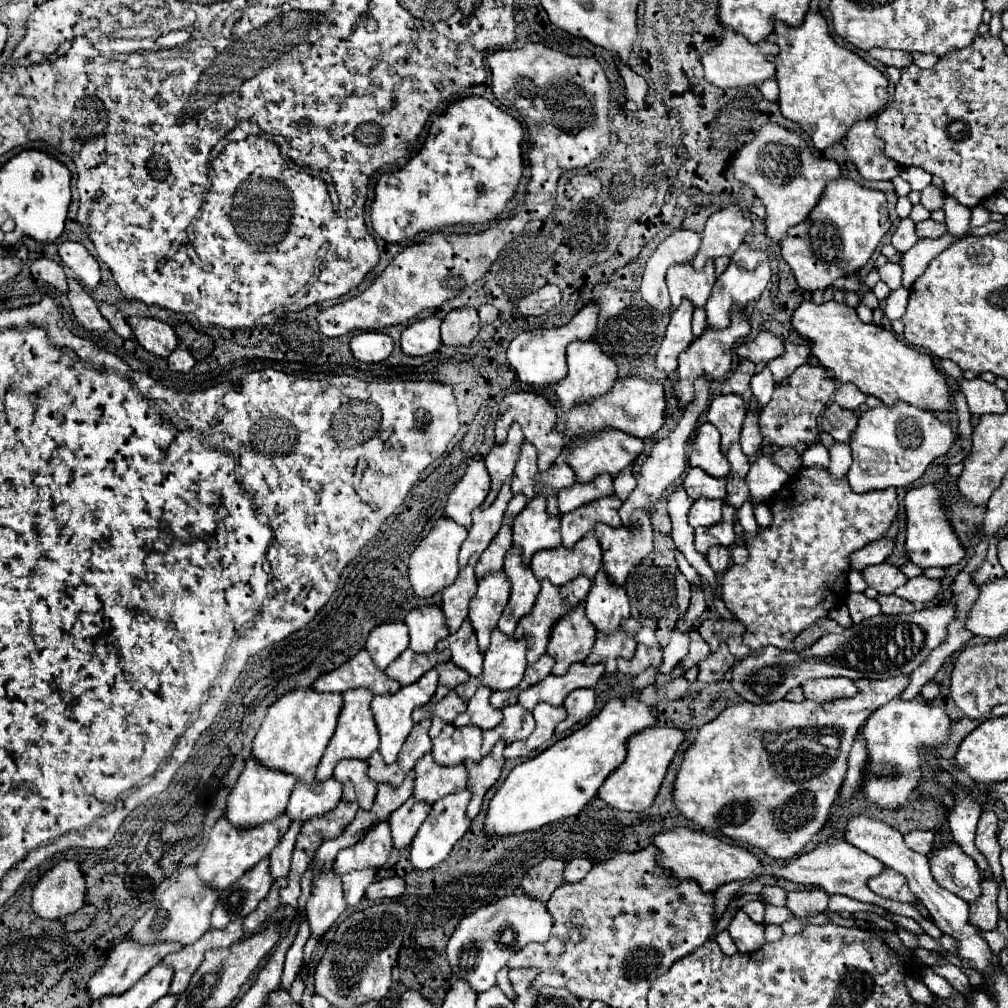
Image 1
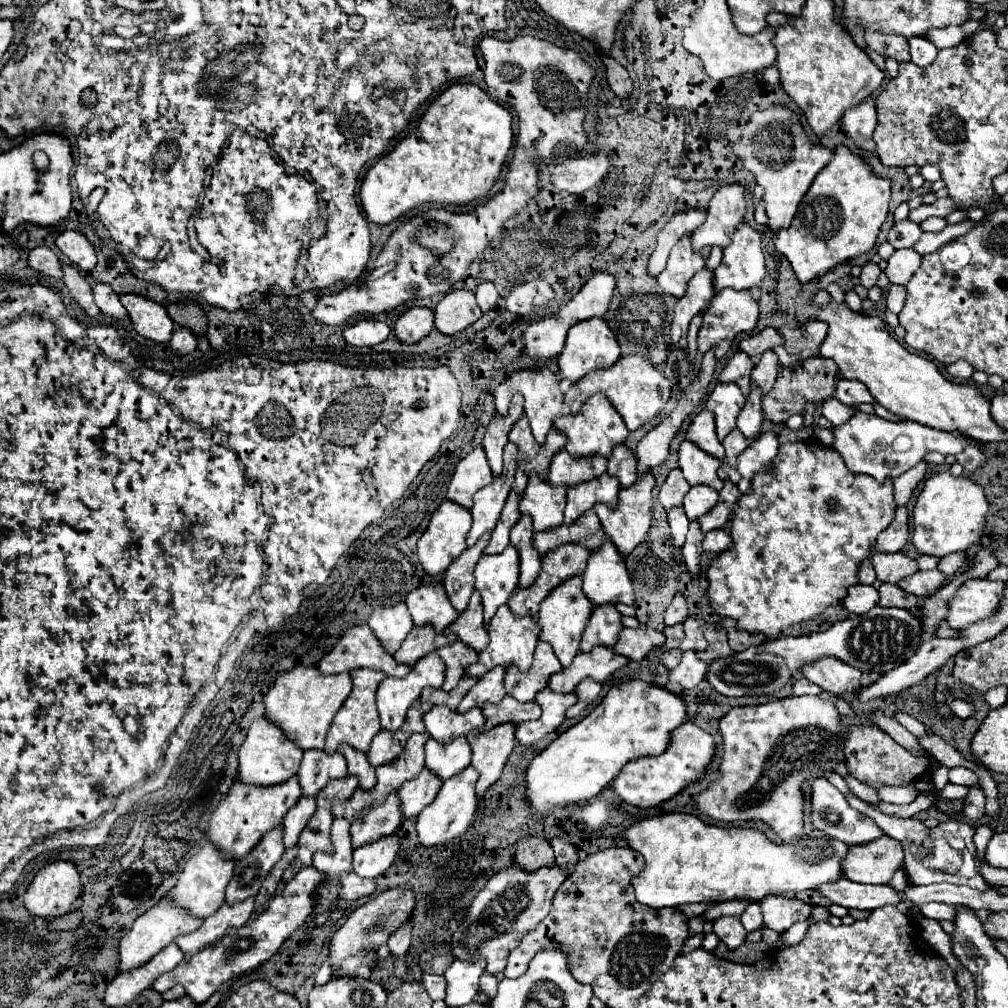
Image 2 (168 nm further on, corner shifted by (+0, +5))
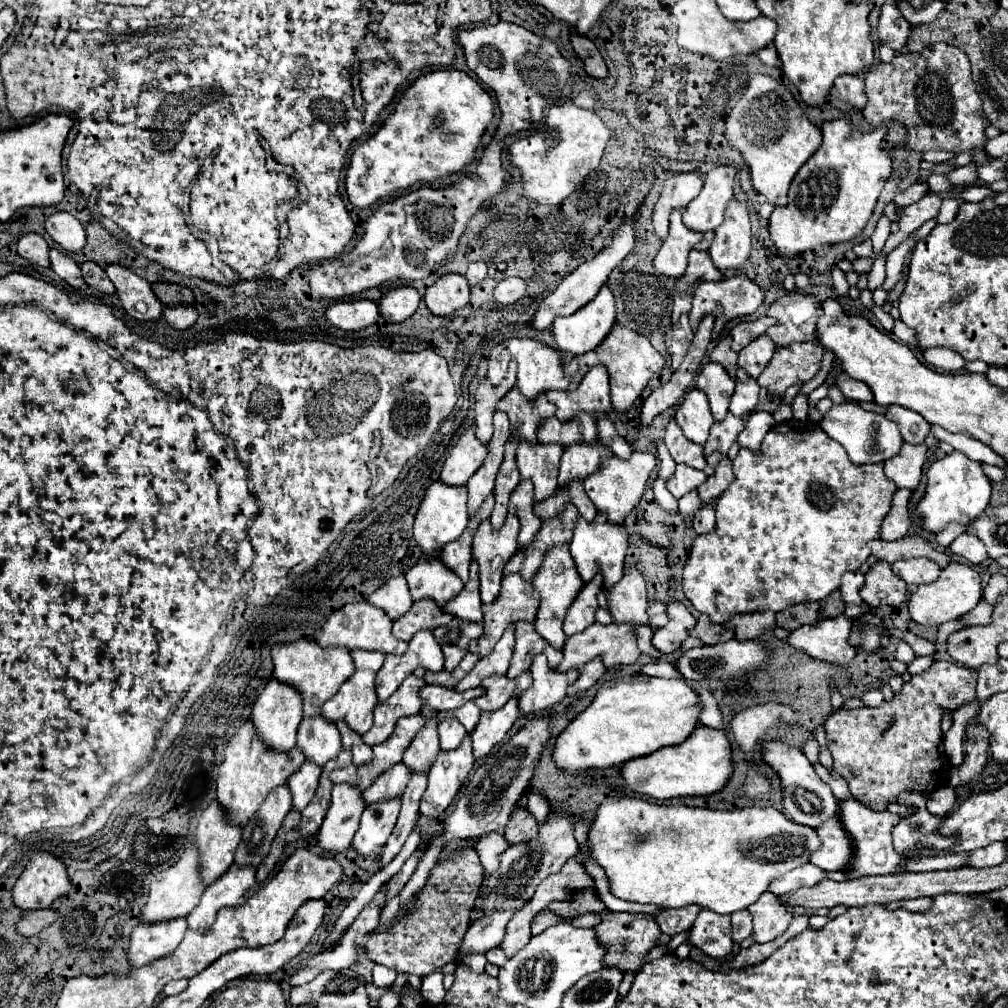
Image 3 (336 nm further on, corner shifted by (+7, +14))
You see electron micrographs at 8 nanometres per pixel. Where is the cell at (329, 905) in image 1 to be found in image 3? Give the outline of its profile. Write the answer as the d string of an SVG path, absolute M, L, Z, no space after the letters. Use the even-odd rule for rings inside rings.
M336 784L332 788L330 808L316 834L316 842L324 852L346 852L354 832L358 830L360 814L366 804L356 788L348 784Z

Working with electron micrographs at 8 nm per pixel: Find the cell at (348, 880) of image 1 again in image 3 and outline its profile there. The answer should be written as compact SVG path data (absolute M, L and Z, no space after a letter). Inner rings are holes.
M400 798L384 800L382 804L374 804L374 808L364 810L360 828L352 840L352 848L356 850L358 856L366 858L386 846L386 840L396 826L398 812L400 812Z

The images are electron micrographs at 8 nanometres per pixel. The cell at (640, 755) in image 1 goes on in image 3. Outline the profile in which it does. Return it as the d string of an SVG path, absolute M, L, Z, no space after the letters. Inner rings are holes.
M696 726L694 732L678 746L666 746L654 754L628 760L620 766L622 780L626 788L640 796L650 796L656 800L668 800L676 796L706 796L724 788L730 766L730 744L722 730L710 726Z

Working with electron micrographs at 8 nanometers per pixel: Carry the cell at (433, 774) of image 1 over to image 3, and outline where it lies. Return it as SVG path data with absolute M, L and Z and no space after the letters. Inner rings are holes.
M448 718L438 724L438 736L440 736L442 750L456 750L460 742L466 738L466 734L468 734L466 728L454 718Z

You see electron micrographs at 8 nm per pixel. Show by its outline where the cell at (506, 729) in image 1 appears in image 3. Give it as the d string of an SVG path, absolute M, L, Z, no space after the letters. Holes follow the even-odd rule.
M524 672L518 680L506 680L506 676L490 676L482 680L482 688L486 690L484 696L474 700L474 704L484 712L500 710L510 698L520 698L524 690L532 686L530 672Z

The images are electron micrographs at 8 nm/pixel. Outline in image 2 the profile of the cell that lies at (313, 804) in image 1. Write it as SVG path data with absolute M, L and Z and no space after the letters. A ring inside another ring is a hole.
M311 749L303 753L301 769L297 773L303 795L315 797L331 779L345 777L347 773L347 763L341 753L325 753L323 749Z

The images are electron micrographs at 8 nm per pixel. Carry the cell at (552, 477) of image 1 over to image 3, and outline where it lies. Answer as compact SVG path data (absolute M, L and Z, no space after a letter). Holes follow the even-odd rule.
M512 388L506 398L498 402L498 410L504 410L508 414L510 428L530 444L538 442L536 432L540 424L556 414L554 404L550 404L544 394L534 404L530 404L530 400L526 400L526 396L518 392L518 388Z

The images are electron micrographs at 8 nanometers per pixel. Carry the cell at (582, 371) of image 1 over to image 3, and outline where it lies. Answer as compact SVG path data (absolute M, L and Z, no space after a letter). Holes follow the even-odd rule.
M602 286L602 292L598 292L598 296L590 304L586 304L586 308L580 308L578 312L574 312L574 316L556 320L552 334L556 340L558 352L562 356L578 356L578 354L586 354L586 352L598 348L604 342L604 338L610 334L610 330L614 326L614 316L616 316L614 296L608 290L608 286Z

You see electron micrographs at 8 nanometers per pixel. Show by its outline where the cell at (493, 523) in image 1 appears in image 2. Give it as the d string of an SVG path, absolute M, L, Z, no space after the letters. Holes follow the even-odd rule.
M511 441L505 445L505 453L503 453L503 473L499 477L495 477L485 489L479 489L475 493L475 505L471 509L473 513L473 527L469 531L467 537L467 545L475 545L477 539L495 527L495 523L499 521L501 509L505 505L505 499L511 491L513 485L513 477L515 477L515 469L517 469L517 445L513 445Z

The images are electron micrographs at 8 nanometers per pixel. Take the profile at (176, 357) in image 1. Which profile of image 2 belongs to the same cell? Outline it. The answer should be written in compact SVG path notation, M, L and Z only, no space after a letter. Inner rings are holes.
M177 327L173 331L173 337L171 337L171 347L175 353L181 353L181 355L187 355L187 353L193 353L195 347L197 347L197 337L193 337L193 331L191 329L185 329L185 327Z

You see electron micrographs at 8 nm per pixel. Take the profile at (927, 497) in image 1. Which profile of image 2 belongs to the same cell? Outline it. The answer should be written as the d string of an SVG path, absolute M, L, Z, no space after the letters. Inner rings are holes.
M935 473L925 481L923 491L917 497L913 509L913 545L919 553L945 557L949 553L967 551L979 543L987 525L989 501L983 489L969 477L955 477L947 473Z

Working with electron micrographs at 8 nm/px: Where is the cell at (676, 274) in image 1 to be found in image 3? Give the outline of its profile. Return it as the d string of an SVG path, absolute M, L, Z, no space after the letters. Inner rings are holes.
M674 210L670 216L670 234L662 244L660 252L654 258L654 270L666 278L680 278L686 272L688 254L696 242L702 240L702 234L688 230L682 220L682 212Z

